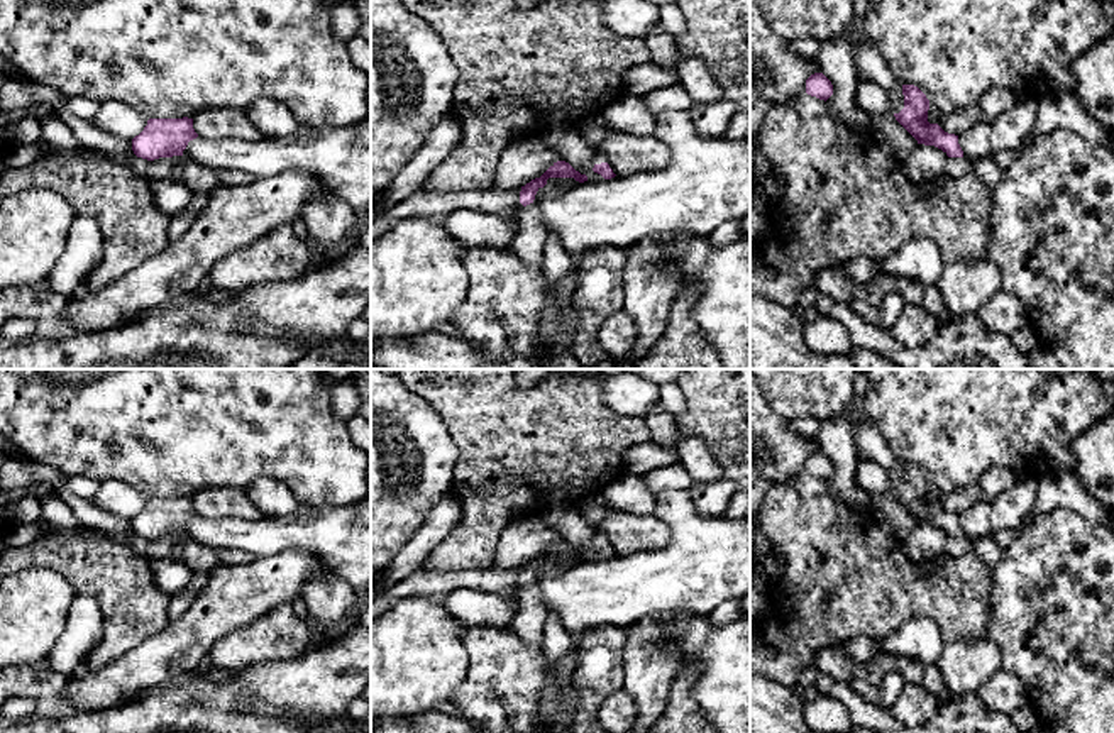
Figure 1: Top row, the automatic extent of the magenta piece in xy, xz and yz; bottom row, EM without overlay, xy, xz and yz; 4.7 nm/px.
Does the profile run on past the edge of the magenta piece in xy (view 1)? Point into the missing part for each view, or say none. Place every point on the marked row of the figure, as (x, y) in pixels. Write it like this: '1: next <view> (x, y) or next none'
1: next xy (198, 178)

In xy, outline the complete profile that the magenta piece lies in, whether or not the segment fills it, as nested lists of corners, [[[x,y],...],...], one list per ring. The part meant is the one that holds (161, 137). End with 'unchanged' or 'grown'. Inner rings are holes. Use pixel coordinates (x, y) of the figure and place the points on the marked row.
[[[149,118],[144,130],[132,139],[132,156],[115,157],[86,147],[85,151],[90,157],[120,161],[149,183],[157,179],[181,181],[193,193],[208,195],[220,186],[232,185],[225,183],[213,169],[183,154],[188,142],[196,137],[193,118]]]; grown

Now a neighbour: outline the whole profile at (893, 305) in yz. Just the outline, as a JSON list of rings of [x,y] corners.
[[[889,293],[879,308],[879,325],[891,330],[904,306],[906,301],[899,293]]]

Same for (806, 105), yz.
[[[808,93],[796,96],[789,103],[789,108],[796,110],[801,117],[808,118],[830,115],[826,102]]]

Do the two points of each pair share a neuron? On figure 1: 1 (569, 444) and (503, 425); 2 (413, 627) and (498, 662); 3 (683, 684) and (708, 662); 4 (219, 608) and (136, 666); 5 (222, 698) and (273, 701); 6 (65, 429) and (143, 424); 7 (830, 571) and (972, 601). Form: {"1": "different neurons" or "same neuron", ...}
{"1": "same neuron", "2": "different neurons", "3": "different neurons", "4": "same neuron", "5": "same neuron", "6": "same neuron", "7": "same neuron"}

